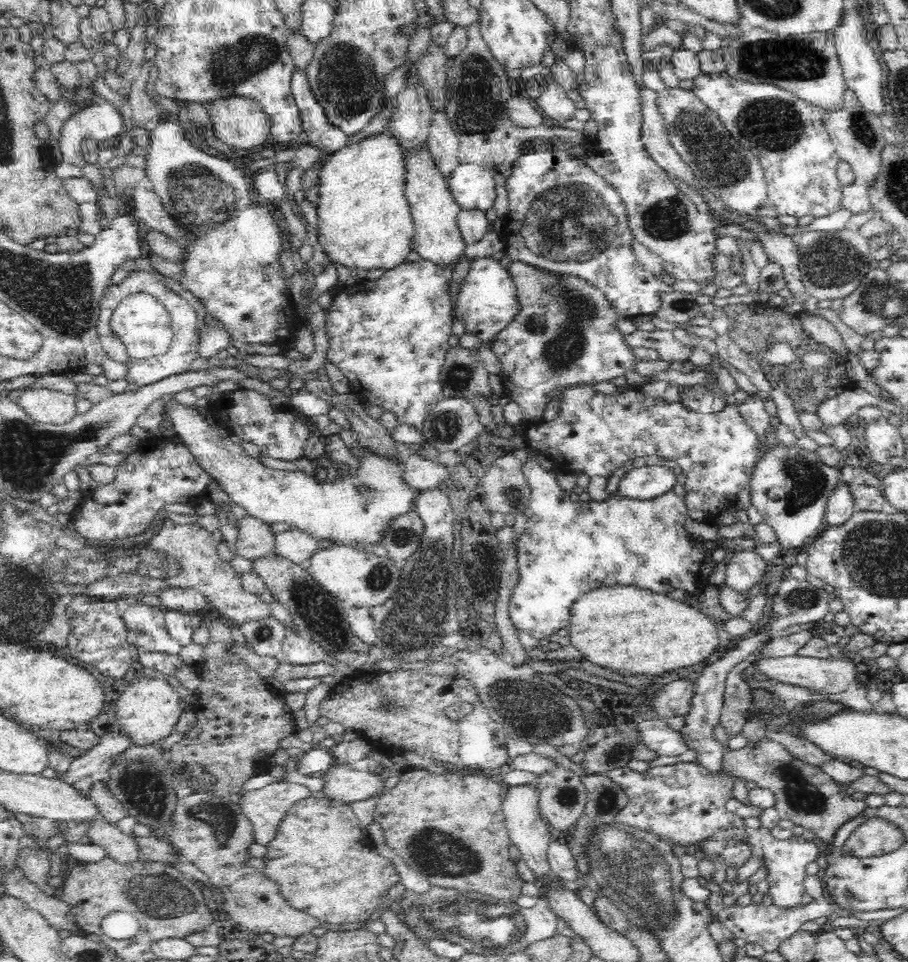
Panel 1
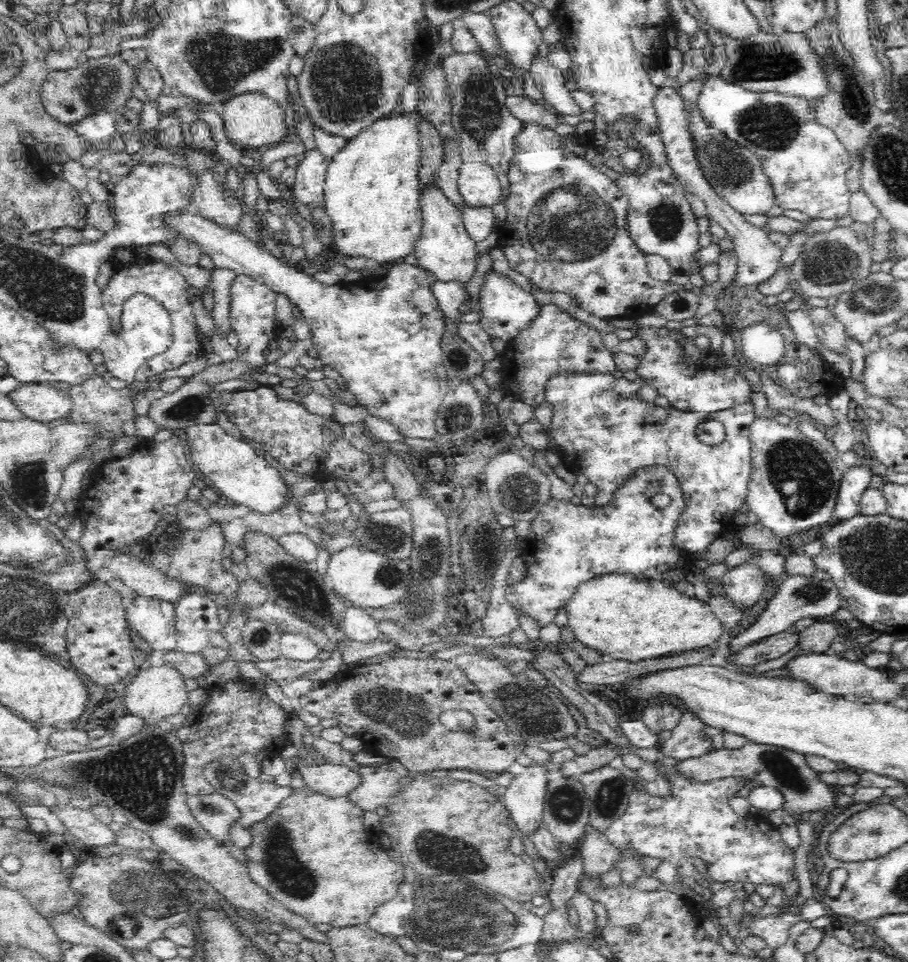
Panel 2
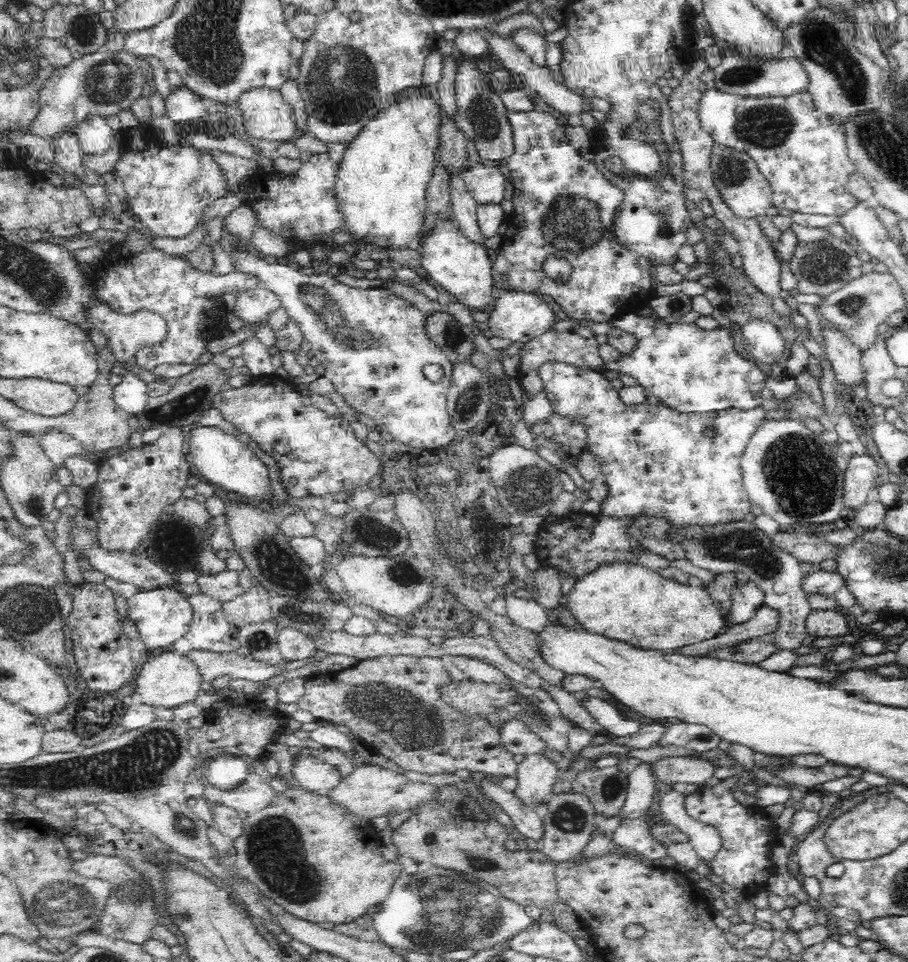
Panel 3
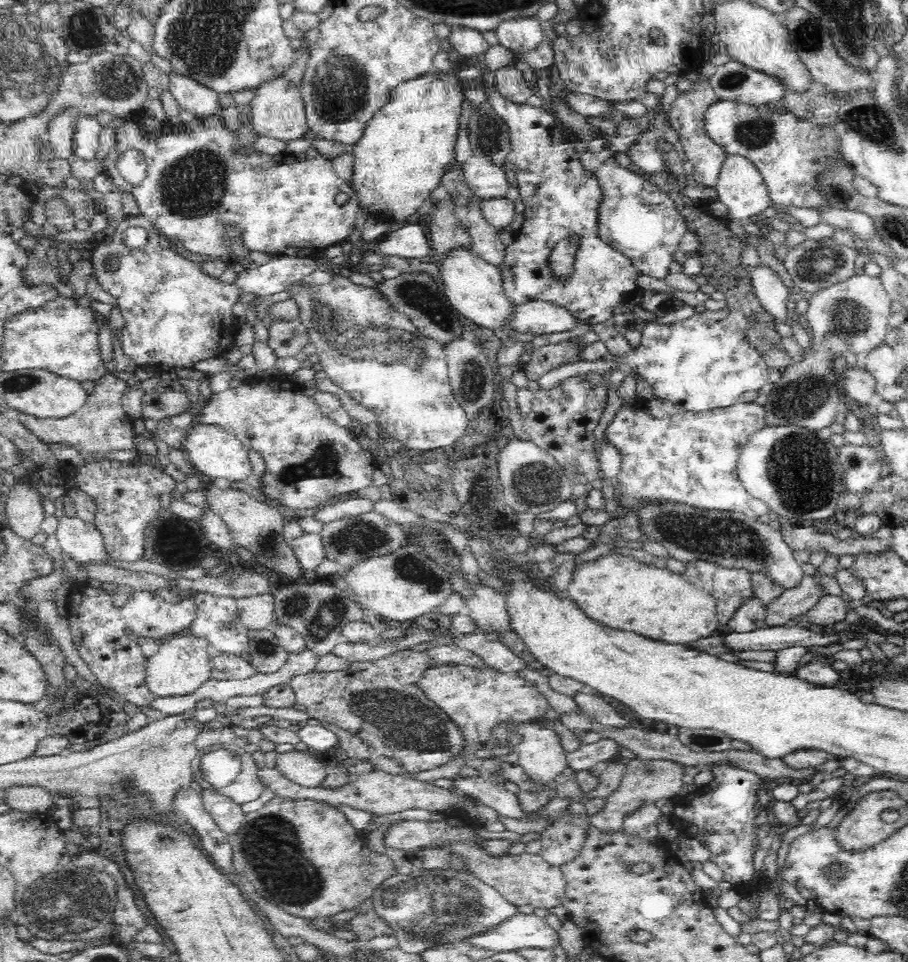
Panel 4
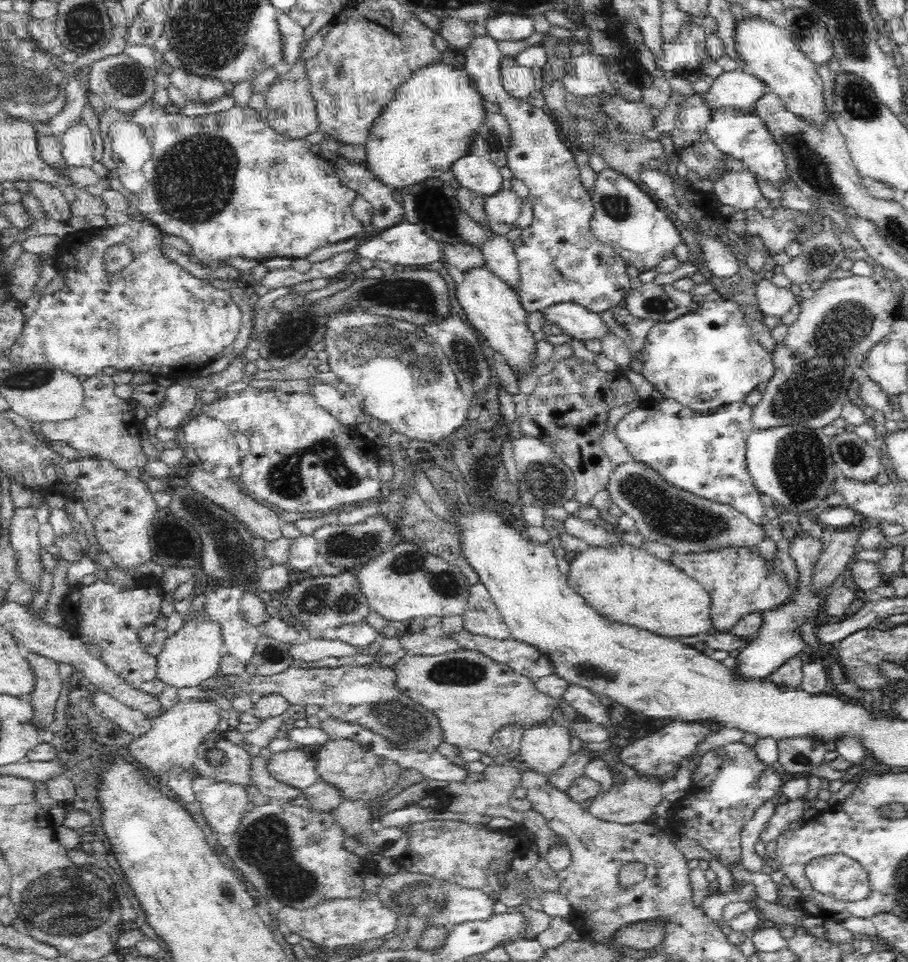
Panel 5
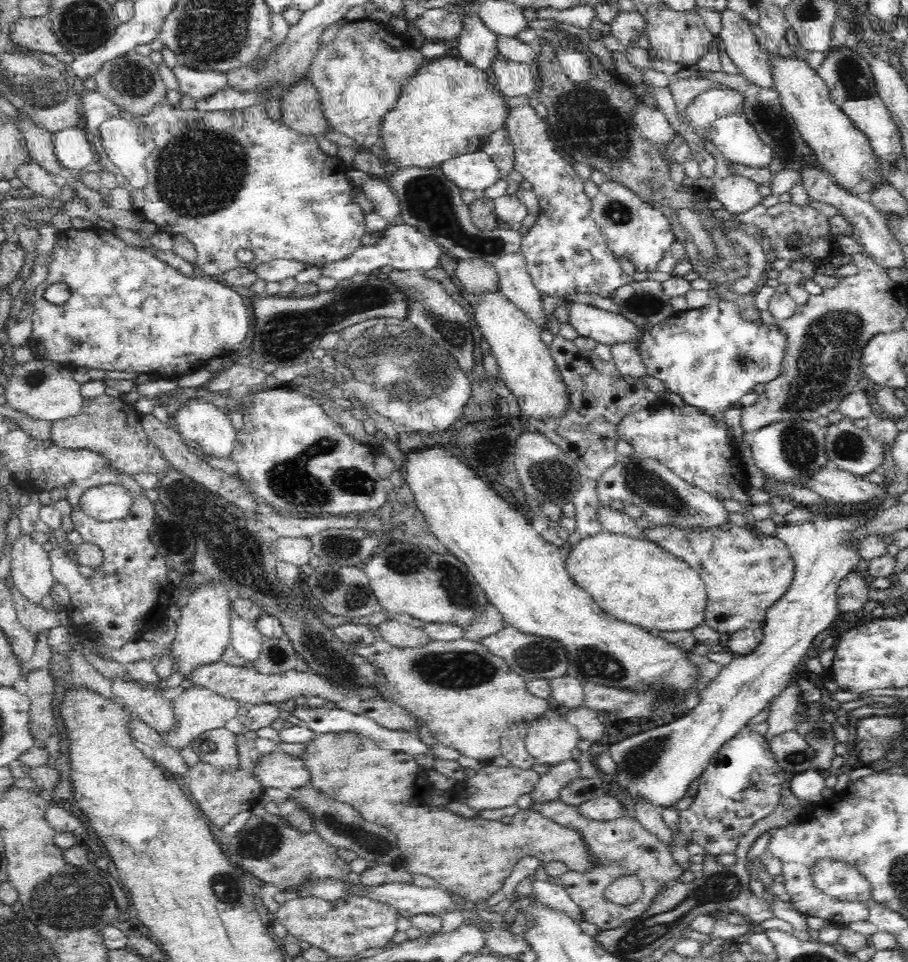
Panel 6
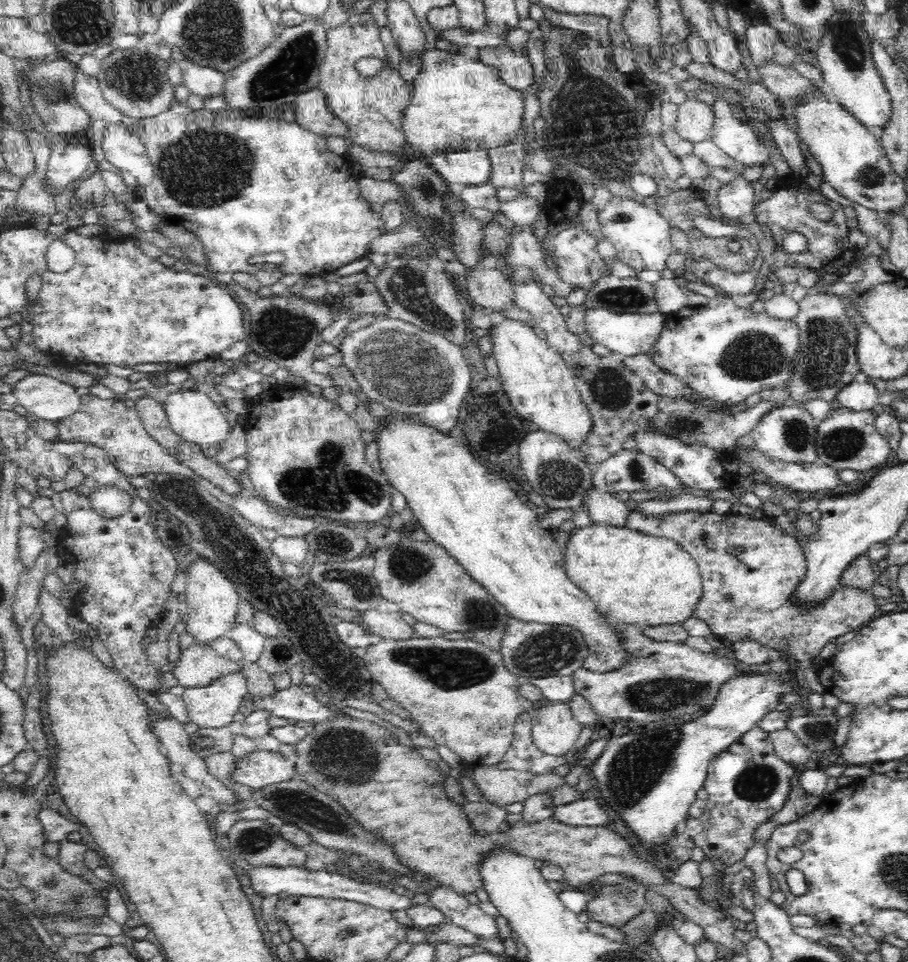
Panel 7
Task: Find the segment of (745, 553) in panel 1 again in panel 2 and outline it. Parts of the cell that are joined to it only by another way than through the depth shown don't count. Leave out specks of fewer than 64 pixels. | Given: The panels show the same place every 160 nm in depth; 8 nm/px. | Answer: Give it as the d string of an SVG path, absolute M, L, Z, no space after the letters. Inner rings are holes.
M751 562L732 566L722 576L721 585L728 598L738 608L744 609L754 605L764 594L767 576L758 564Z

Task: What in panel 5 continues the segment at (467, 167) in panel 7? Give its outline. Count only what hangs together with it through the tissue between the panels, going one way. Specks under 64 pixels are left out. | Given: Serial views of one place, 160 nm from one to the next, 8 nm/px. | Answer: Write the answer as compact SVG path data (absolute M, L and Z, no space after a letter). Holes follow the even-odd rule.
M472 153L461 156L451 168L452 174L463 187L485 197L494 196L502 189L502 176L488 157Z

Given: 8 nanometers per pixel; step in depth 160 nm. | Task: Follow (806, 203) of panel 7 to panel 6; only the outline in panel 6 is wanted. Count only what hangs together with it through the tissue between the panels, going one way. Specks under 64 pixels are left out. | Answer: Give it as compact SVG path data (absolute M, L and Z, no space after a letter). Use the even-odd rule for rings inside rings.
M780 202L771 207L765 207L761 203L747 212L736 216L736 225L751 224L761 228L762 235L769 237L771 248L776 258L786 260L804 257L809 246L815 238L830 233L829 218L820 211L808 206L798 206L791 202ZM796 240L797 248L789 250L788 244Z

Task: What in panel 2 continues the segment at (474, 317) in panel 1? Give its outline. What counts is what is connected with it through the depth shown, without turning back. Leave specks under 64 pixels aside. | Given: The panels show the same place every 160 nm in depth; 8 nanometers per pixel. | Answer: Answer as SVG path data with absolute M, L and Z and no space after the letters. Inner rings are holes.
M491 268L484 276L482 288L478 290L476 306L480 317L477 323L480 324L480 328L490 337L508 342L535 317L540 305L532 294L522 289L522 286L516 284L506 274Z

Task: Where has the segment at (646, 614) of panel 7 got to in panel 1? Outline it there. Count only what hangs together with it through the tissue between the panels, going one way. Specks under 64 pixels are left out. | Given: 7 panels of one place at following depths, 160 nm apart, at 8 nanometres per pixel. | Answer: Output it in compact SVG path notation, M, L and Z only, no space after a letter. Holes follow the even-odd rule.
M614 586L590 590L574 602L570 614L568 638L572 646L578 648L592 664L622 675L657 677L678 668L692 668L716 652L719 643L715 621L700 612L697 606L636 587Z

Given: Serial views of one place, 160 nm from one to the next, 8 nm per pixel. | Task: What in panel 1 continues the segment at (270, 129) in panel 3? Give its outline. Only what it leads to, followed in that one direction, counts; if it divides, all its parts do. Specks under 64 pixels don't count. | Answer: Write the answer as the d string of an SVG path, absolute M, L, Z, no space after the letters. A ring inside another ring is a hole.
M230 97L214 99L208 107L215 124L215 135L223 144L238 150L261 147L268 139L267 116L256 101Z

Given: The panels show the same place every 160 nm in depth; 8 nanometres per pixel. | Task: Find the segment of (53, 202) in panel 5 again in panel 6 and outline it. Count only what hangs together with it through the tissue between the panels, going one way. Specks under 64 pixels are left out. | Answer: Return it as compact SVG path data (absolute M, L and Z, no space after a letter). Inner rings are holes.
M35 161L18 169L17 177L23 182L23 186L33 190L36 196L48 200L56 200L62 196L62 184Z

